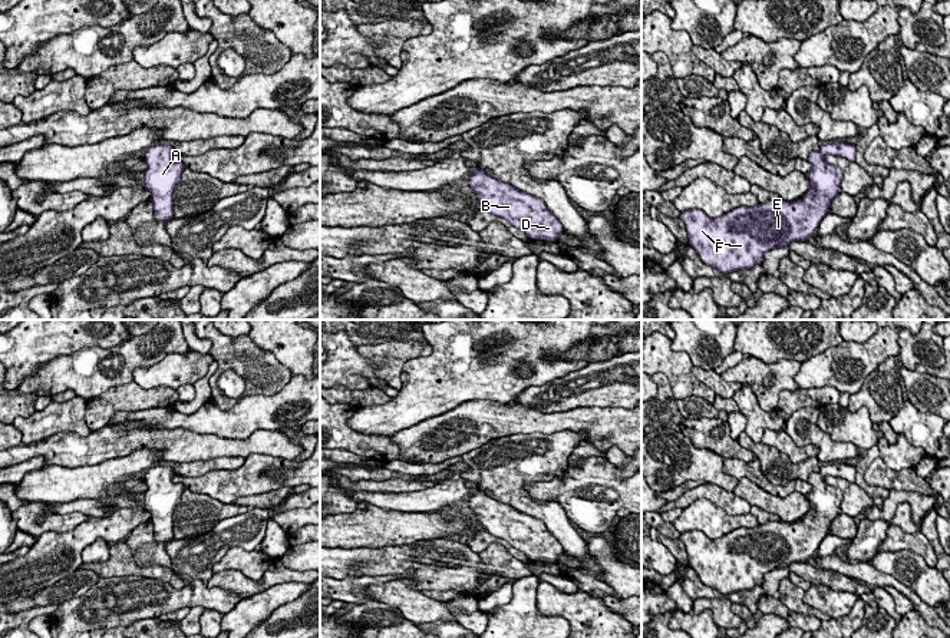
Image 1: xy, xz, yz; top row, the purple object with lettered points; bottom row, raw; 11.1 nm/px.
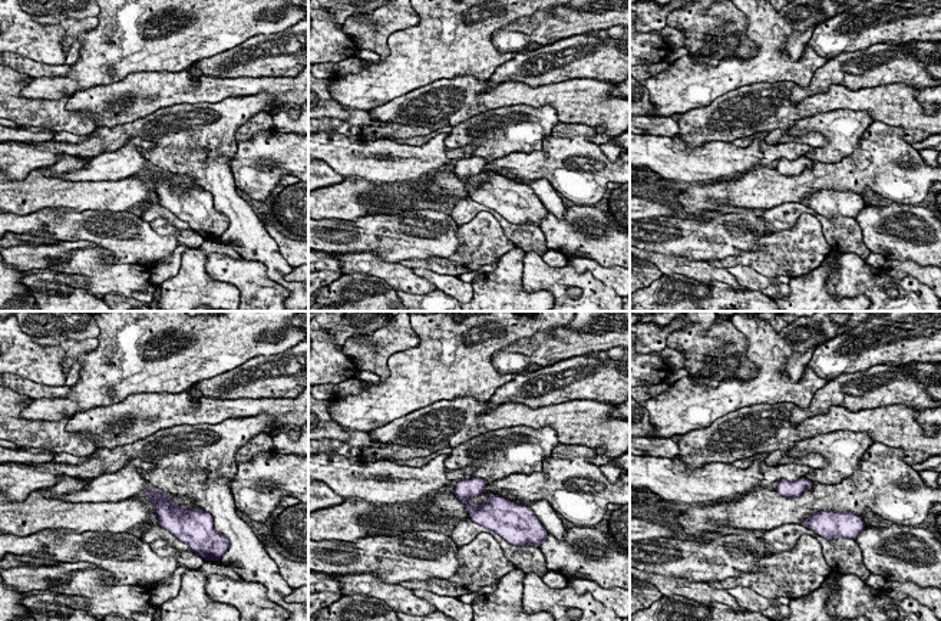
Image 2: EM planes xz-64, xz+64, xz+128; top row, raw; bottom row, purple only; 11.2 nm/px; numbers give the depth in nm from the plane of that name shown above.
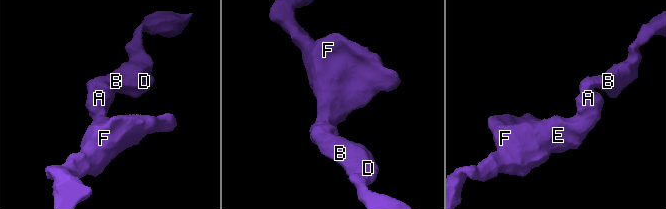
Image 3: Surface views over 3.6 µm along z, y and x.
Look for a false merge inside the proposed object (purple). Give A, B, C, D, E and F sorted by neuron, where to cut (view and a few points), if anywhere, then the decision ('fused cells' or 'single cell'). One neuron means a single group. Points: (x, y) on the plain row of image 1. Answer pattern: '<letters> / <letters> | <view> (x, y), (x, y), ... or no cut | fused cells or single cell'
A B C D E F | no cut | single cell

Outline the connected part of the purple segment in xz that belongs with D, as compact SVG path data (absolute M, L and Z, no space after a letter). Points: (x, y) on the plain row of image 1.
M479 489L474 490L468 503L484 530L507 541L530 561L557 563L563 546L542 520L501 503Z

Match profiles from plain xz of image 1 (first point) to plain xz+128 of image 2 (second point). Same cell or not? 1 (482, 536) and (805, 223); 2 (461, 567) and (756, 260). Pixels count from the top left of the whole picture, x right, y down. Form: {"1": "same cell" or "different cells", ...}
{"1": "different cells", "2": "different cells"}

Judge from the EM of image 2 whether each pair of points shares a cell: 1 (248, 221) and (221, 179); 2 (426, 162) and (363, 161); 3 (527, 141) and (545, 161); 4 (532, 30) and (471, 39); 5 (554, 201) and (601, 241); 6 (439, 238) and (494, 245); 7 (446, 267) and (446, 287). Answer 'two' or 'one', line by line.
1: one
2: one
3: two
4: two
5: two
6: two
7: two

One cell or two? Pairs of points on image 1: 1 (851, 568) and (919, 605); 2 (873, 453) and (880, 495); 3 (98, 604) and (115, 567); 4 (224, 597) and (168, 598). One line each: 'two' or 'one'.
1: one
2: one
3: two
4: one

